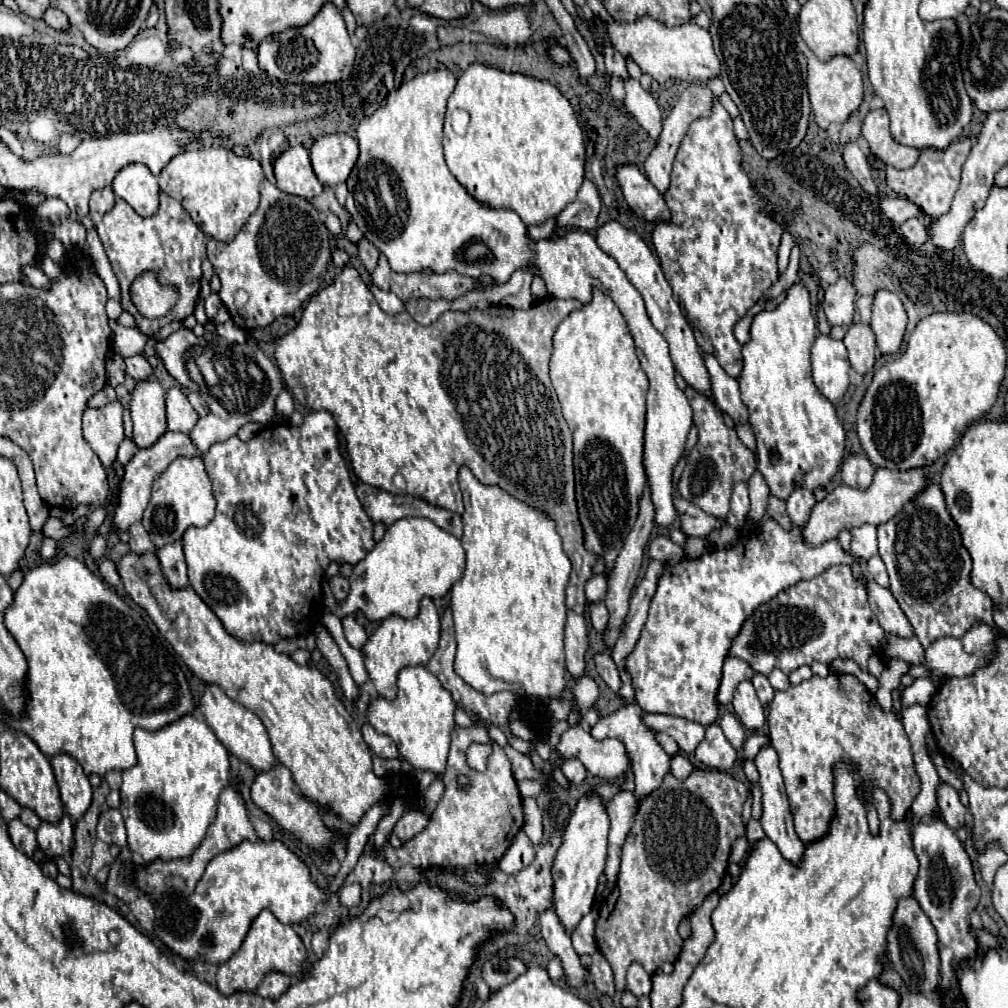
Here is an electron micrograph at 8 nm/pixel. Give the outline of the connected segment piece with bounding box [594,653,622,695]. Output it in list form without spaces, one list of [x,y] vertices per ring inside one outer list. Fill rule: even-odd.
[[[594,653],[594,665],[598,675],[604,679],[604,683],[616,693],[620,695],[620,687],[622,687],[622,679],[620,679],[620,671],[616,667],[616,663],[612,661],[612,657],[608,653]]]

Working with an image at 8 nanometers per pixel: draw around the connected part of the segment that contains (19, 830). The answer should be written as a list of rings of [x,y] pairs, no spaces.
[[[12,819],[8,823],[8,833],[12,843],[16,845],[16,849],[22,849],[28,857],[34,855],[34,851],[38,849],[38,841],[36,841],[36,831],[26,827],[20,819]]]

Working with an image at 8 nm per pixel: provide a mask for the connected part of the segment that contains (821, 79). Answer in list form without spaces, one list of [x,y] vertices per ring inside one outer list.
[[[792,32],[792,39],[796,40],[796,49],[806,55],[808,59],[808,93],[810,103],[814,111],[814,119],[820,129],[828,129],[830,123],[844,123],[852,111],[858,109],[864,97],[864,85],[862,85],[862,73],[856,67],[854,59],[848,55],[834,55],[830,61],[822,63],[816,59],[816,55],[810,51],[798,32]]]

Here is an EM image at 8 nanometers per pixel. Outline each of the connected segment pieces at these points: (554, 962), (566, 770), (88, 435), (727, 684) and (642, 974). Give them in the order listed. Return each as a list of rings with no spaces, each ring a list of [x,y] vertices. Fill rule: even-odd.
[[[556,957],[552,958],[550,962],[548,963],[547,972],[550,979],[553,982],[557,982],[563,978],[564,976],[563,967],[560,961]]]
[[[576,757],[564,761],[564,765],[562,765],[562,773],[564,773],[564,777],[566,777],[570,783],[582,783],[584,777],[586,777],[586,769],[584,769],[582,761],[576,759]]]
[[[120,401],[84,411],[84,439],[90,443],[104,467],[110,467],[116,461],[118,445],[124,439]]]
[[[726,659],[722,669],[722,679],[718,685],[718,695],[716,695],[718,705],[728,705],[732,701],[738,683],[744,679],[751,679],[752,675],[754,671],[742,659]]]
[[[632,963],[628,969],[628,991],[632,991],[636,997],[650,995],[652,991],[652,975],[646,973],[640,963]]]

